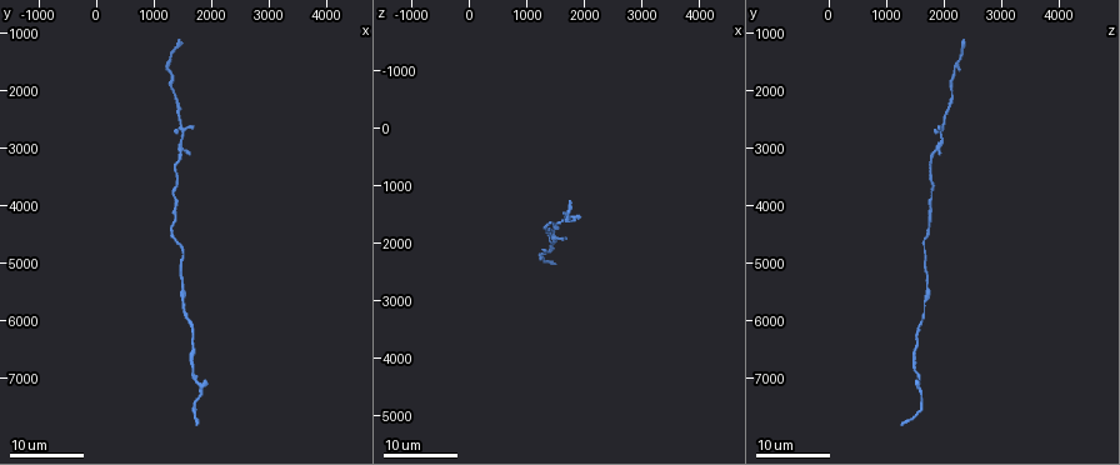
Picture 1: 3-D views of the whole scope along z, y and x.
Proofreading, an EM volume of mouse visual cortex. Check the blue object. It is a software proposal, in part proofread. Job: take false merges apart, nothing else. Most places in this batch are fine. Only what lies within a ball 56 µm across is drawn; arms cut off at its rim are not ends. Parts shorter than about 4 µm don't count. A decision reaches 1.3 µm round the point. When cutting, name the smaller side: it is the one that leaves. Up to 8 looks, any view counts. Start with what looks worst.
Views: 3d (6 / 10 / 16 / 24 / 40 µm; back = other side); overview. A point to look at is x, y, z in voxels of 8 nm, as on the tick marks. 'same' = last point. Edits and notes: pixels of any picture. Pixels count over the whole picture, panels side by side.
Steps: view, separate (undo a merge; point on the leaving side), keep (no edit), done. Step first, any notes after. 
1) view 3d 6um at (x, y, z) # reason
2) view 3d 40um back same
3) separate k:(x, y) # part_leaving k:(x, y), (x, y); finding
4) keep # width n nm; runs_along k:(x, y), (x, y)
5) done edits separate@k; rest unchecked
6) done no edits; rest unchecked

view 3d 16um at (1450, 2800, 1950) # two arms in line, one across

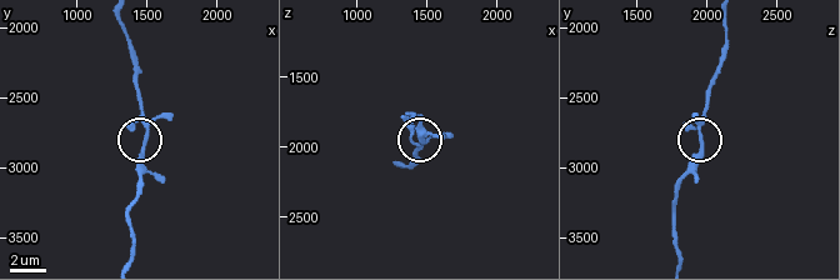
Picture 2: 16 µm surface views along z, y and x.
view 3d 10um at (1500, 2800, 1940)

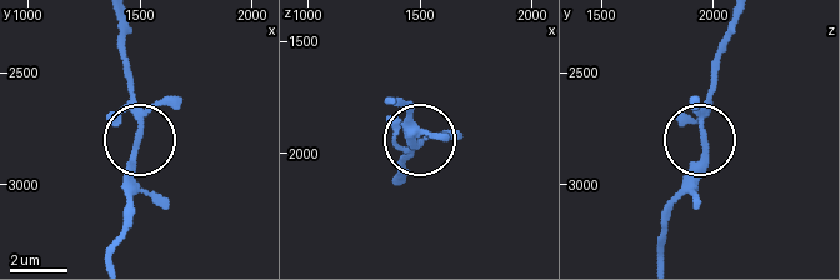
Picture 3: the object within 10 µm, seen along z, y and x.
keep # arms 3; runs_along 3:(108, 254), (123, 225), (136, 146), (130, 63); continuous, no second neuron

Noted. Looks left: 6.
view 3d 16um at (1800, 7200, 1550)

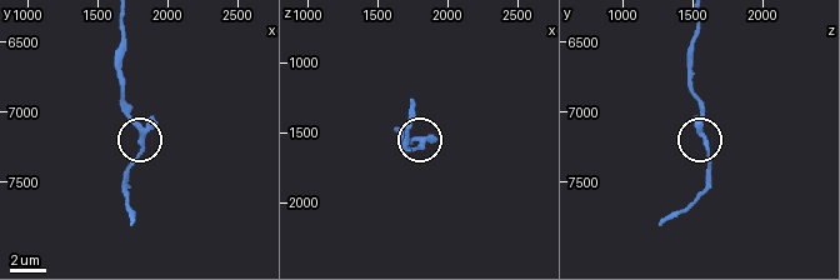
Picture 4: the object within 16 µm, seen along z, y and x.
view 3d 6um at (1840, 7180, 1560)

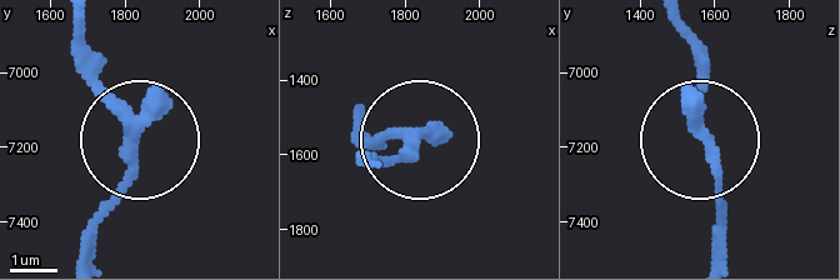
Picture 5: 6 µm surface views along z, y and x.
keep # arms 3; runs_along 5:(80, 20), (95, 91), (131, 139), (91, 259); one neuron here

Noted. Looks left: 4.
view 3d 16um at (1300, 1600, 2150) # three arms meet

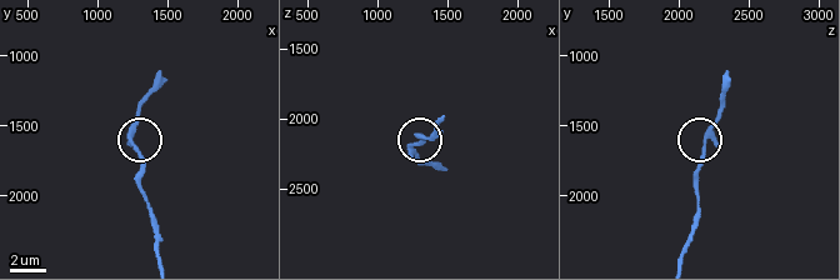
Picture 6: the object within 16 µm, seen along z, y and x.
view 3d 10um at (1260, 1660, 2200)

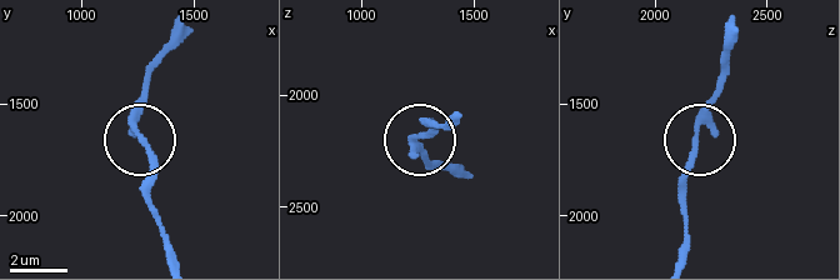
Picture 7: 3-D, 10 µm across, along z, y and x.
keep # runs_along 7:(169, 258), (148, 194), (140, 100), (148, 66); one neuron here

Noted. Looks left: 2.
view 3d 24um at (1400, 3800, 1800) # a narrow waist

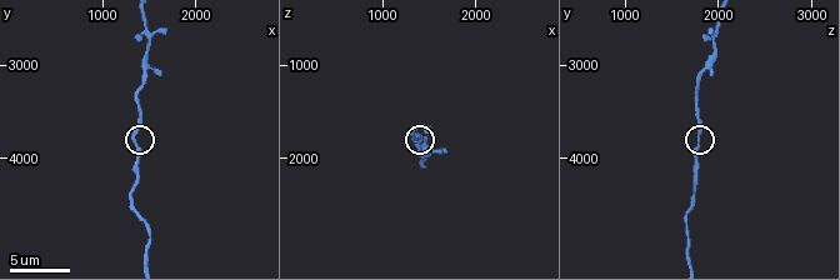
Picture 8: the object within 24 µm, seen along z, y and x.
view 3d 10um at (1350, 3850, 1750)

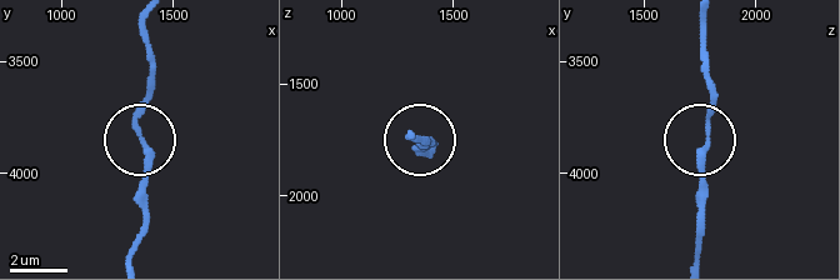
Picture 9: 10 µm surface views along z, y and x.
keep # runs_along 9:(128, 255), (141, 219), (149, 49); all the same neuron

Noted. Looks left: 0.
done no edits; rest unchecked

